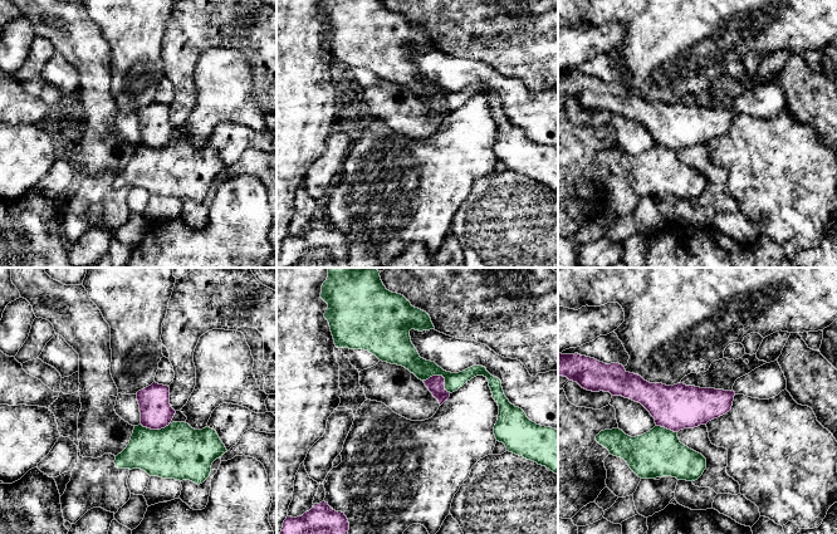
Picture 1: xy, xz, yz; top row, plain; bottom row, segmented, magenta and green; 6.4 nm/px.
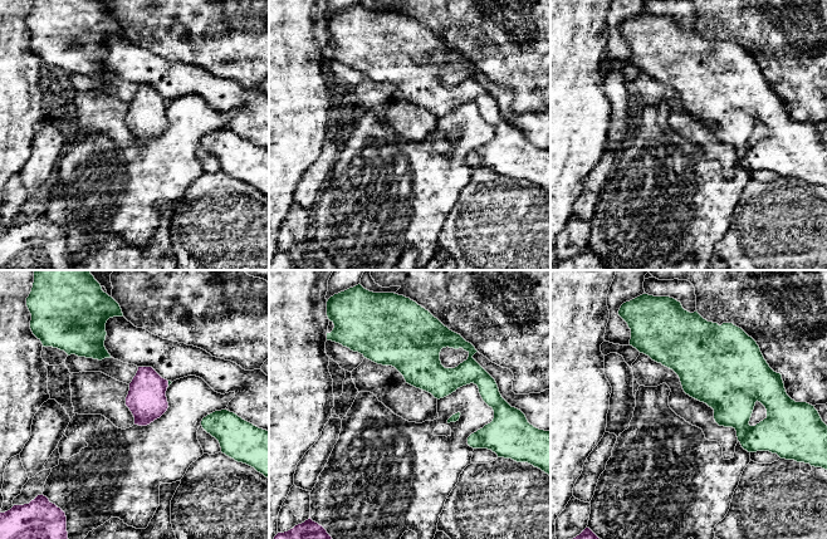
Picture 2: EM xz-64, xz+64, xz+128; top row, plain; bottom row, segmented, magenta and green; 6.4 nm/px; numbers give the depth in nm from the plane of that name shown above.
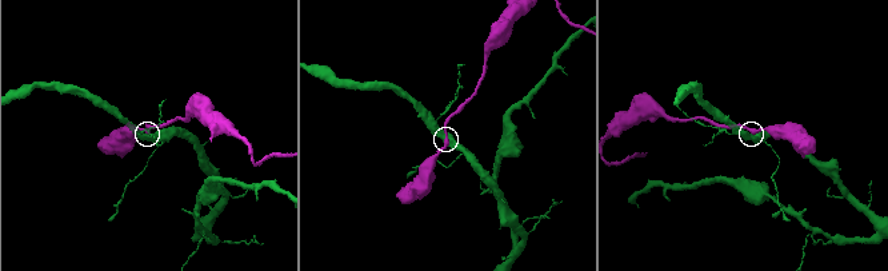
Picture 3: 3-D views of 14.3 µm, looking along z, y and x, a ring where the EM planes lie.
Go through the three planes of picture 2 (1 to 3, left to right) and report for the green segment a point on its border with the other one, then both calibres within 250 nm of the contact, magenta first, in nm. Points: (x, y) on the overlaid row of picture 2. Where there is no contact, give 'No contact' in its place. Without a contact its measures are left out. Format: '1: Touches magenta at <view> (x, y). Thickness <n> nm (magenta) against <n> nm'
1: Touches magenta at xz-64 (167, 383). Thickness 240 nm (magenta) against 20 nm
2: No contact
3: No contact

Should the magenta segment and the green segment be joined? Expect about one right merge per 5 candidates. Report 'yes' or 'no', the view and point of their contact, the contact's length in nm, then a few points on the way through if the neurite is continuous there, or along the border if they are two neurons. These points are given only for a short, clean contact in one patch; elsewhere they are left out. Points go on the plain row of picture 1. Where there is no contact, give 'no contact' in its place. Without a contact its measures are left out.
no; contact xz (441, 94); length 190 nm; border xz (424, 98), (441, 94), (444, 106), (450, 111)

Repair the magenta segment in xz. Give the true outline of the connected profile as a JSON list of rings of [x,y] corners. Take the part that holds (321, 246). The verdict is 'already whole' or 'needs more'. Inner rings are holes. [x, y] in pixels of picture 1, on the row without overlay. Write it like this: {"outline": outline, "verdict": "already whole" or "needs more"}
{"outline": [[[322,220],[302,235],[287,235],[276,258],[276,268],[351,268],[348,249],[344,231]]], "verdict": "already whole"}

